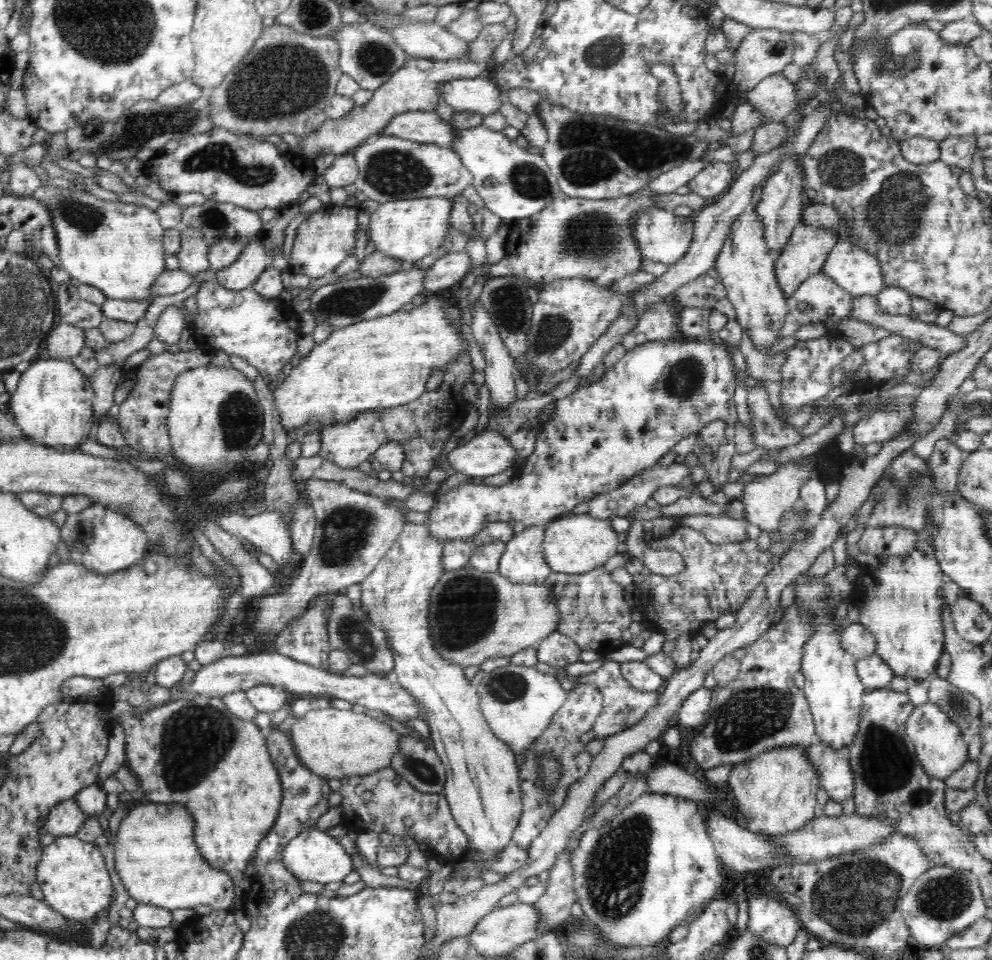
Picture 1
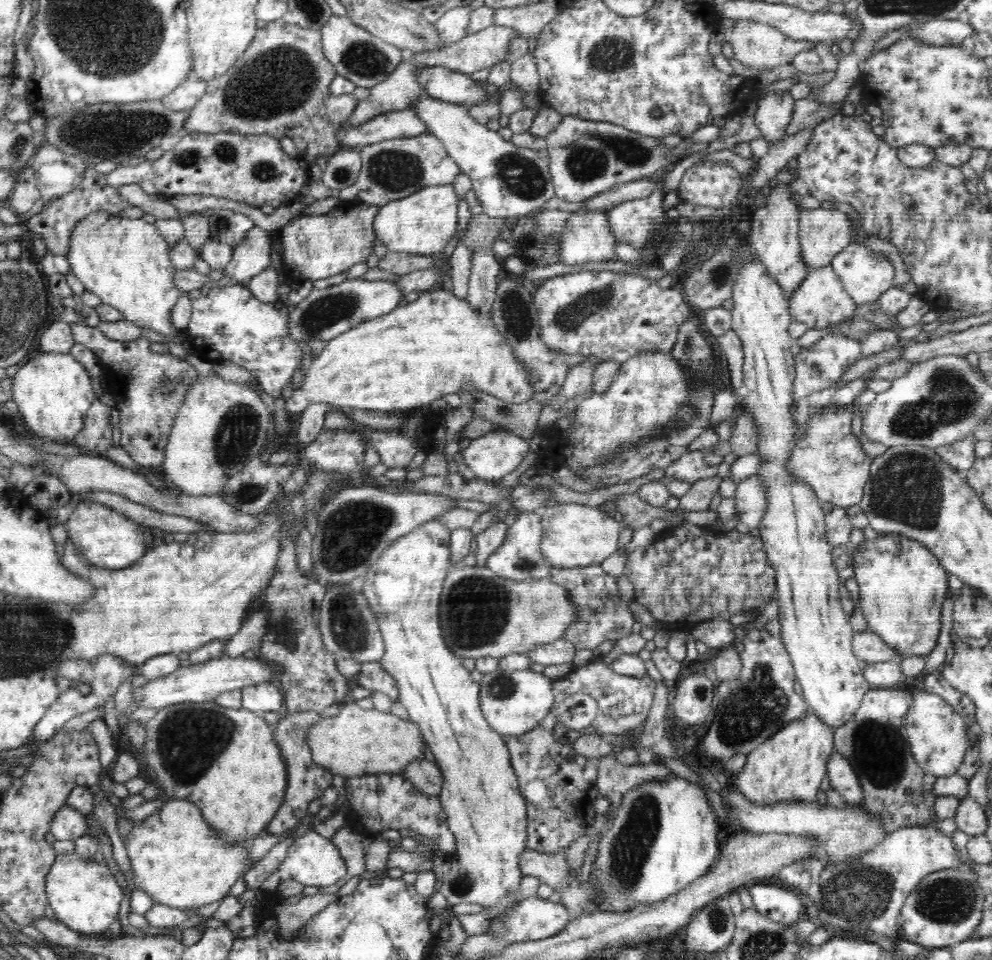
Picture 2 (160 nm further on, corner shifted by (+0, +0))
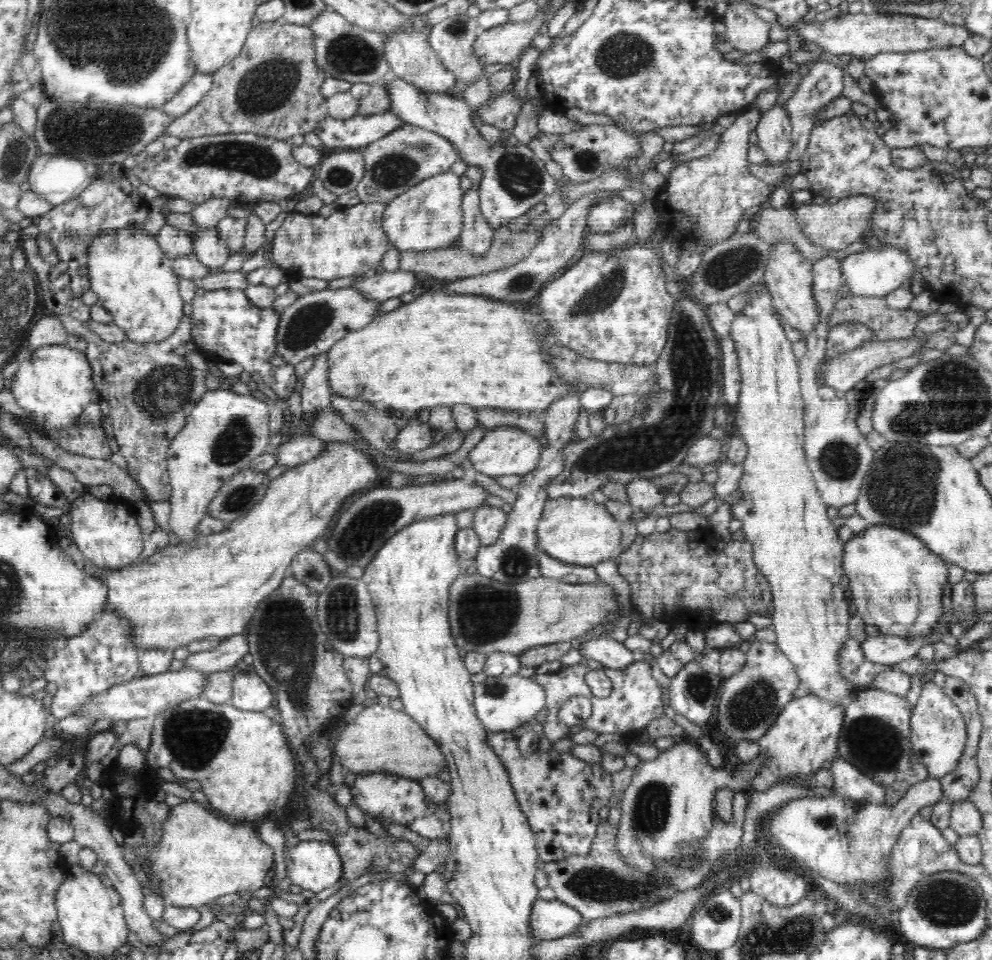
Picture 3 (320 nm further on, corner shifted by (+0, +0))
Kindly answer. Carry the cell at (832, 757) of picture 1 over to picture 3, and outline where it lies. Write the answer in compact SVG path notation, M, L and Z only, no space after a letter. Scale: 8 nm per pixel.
M837 756L830 768L834 777L834 792L854 801L883 804L886 793L884 786L862 774L850 762Z

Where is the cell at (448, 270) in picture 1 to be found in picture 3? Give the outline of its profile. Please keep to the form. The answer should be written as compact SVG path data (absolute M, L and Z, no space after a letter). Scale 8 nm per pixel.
M384 271L382 273L371 273L358 279L352 288L359 290L368 300L384 302L389 298L409 298L411 290L416 286L416 275L408 271Z

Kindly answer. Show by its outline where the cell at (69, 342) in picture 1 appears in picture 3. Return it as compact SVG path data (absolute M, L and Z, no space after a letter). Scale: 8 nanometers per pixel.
M54 314L40 318L27 334L28 348L36 350L46 345L64 345L69 332Z

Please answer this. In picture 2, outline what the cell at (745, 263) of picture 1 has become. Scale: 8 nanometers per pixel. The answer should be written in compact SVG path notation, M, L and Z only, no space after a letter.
M744 260L742 262L740 272L736 274L736 280L734 280L732 300L734 307L731 310L731 329L740 337L744 353L742 391L744 398L740 402L743 409L750 413L750 417L754 419L754 423L760 431L756 453L764 459L764 462L757 469L757 475L761 478L765 488L767 507L758 530L760 531L760 540L764 543L767 561L771 562L771 567L775 570L781 639L793 664L798 684L802 686L803 694L808 700L810 708L816 713L816 717L820 718L820 721L836 730L844 722L852 720L863 701L863 696L871 689L871 686L864 677L862 663L853 653L852 638L855 633L850 627L849 616L844 613L840 603L838 590L840 590L839 584L843 582L843 579L832 560L833 546L826 540L826 522L822 502L808 483L798 482L796 477L790 475L787 468L790 456L797 446L794 438L800 428L792 416L792 407L796 403L793 400L796 369L794 369L795 356L790 353L790 346L794 339L788 333L788 326L793 318L783 290L767 273L760 260Z

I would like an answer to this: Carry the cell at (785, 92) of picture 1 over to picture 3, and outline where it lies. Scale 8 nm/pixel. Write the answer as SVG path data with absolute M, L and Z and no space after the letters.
M777 103L769 110L761 113L755 131L759 138L759 146L765 152L768 164L778 165L786 161L792 148L791 122L784 105Z

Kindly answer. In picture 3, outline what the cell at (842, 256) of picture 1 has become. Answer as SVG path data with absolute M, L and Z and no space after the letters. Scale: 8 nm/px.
M893 246L867 248L859 253L852 253L840 260L842 276L846 281L846 295L885 297L893 290L900 288L911 278L917 277L912 259L906 251Z

